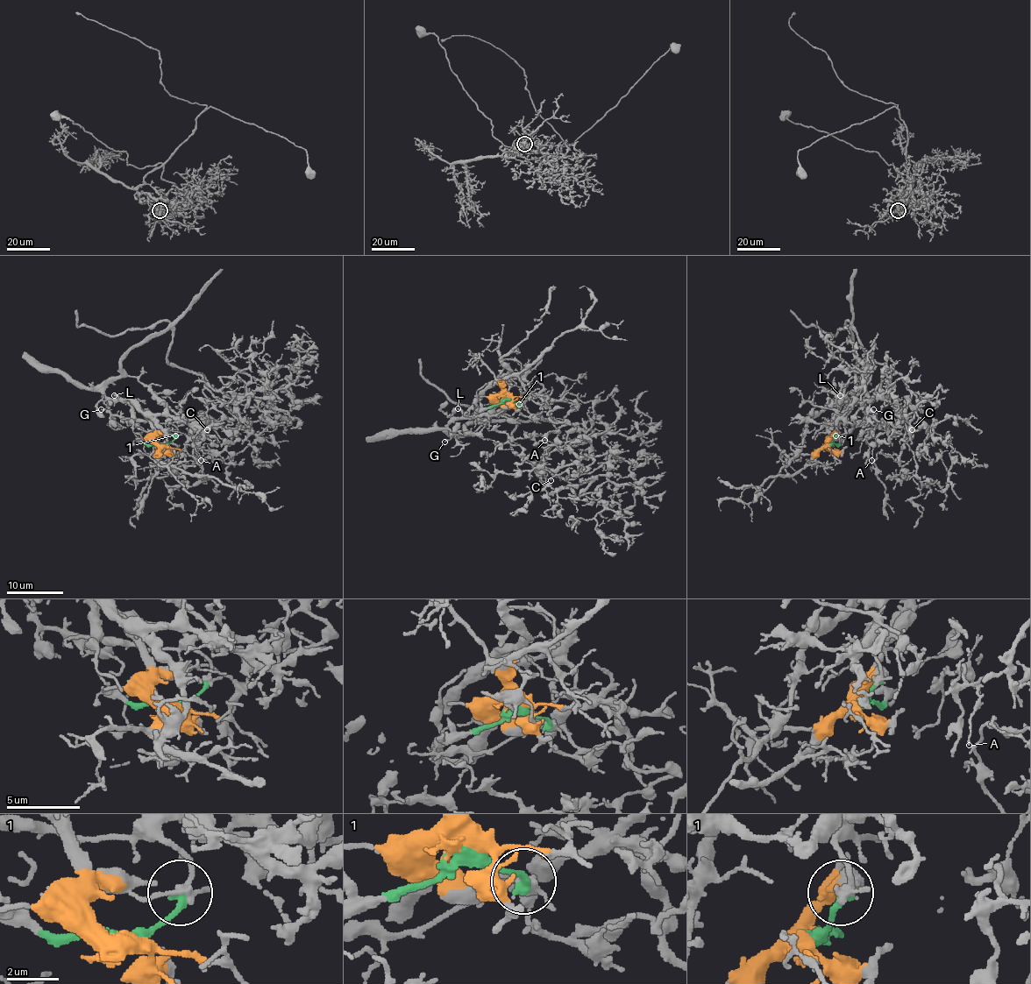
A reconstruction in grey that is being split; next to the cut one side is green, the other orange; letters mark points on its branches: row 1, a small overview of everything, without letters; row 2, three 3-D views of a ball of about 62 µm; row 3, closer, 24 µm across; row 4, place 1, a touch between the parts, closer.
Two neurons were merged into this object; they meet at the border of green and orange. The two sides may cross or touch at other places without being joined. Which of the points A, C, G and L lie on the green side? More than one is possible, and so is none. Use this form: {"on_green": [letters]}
{"on_green": ["A", "C"]}

